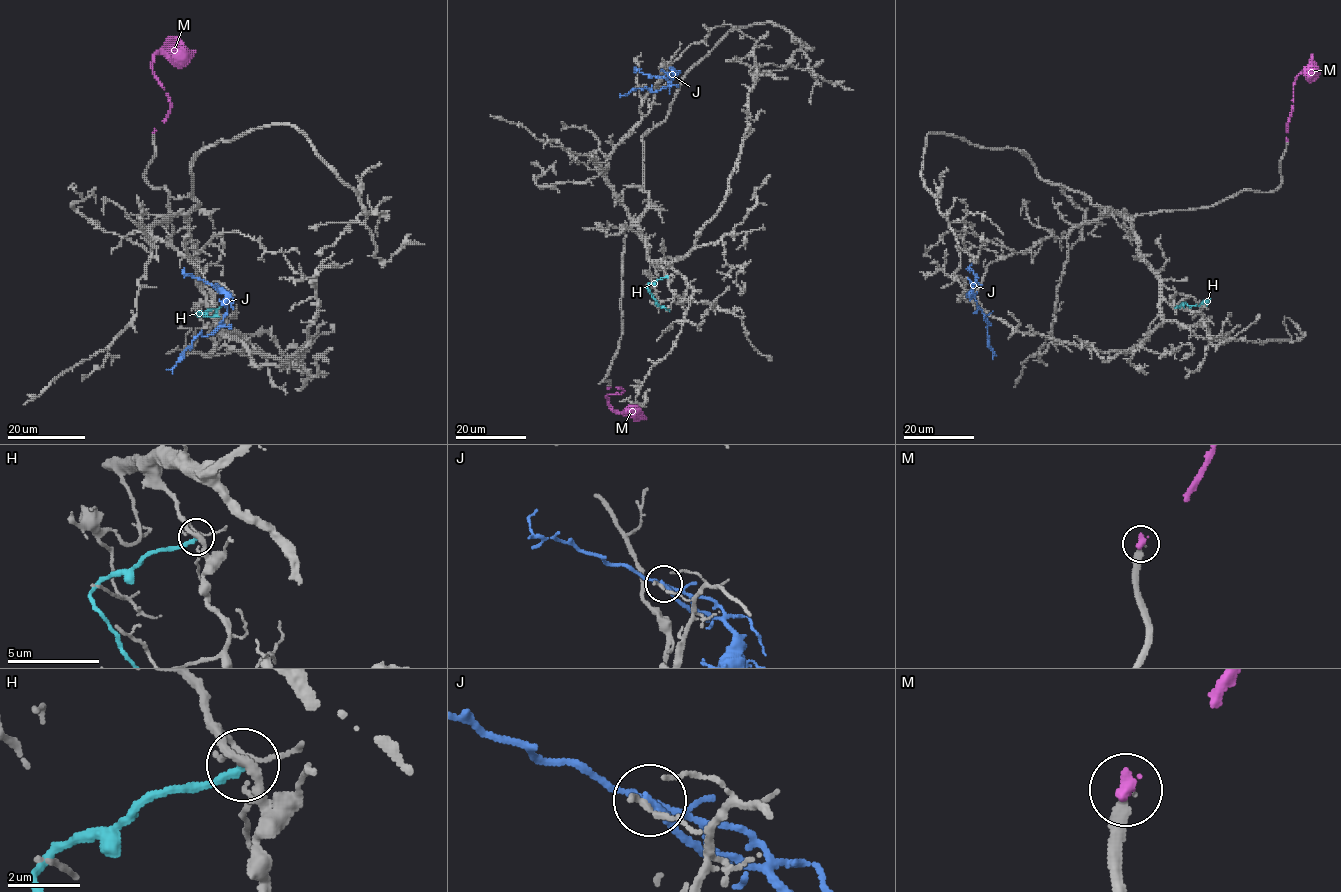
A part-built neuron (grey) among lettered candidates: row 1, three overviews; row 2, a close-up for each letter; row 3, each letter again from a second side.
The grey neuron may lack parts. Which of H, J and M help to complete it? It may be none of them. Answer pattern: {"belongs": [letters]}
{"belongs": []}

